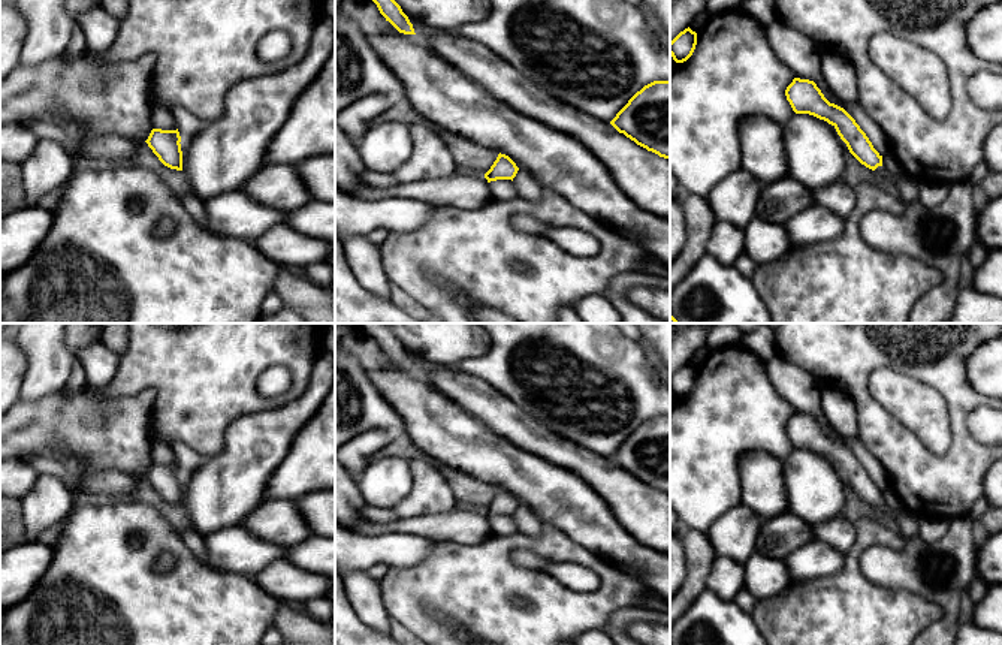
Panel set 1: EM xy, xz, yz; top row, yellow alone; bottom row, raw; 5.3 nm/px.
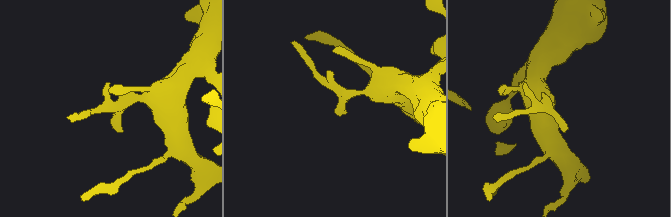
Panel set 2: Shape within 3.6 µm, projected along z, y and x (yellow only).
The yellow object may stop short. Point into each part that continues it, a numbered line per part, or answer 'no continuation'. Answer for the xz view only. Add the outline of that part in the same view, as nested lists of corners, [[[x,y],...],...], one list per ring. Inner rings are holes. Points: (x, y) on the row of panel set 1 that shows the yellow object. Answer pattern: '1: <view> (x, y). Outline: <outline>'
no continuation

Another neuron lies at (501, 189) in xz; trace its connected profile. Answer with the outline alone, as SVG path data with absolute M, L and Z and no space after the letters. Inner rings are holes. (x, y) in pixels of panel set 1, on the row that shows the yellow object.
M511 180L491 181L489 189L492 193L492 199L497 199L497 201L511 201L519 196Z

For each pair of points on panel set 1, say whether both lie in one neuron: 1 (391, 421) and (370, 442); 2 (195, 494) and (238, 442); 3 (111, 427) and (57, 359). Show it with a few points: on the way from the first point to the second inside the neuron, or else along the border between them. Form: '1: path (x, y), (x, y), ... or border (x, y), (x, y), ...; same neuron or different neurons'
1: border (394, 433), (365, 430), (350, 440); different neurons
2: path (208, 481), (232, 455); same neuron
3: border (63, 388), (30, 401); different neurons

